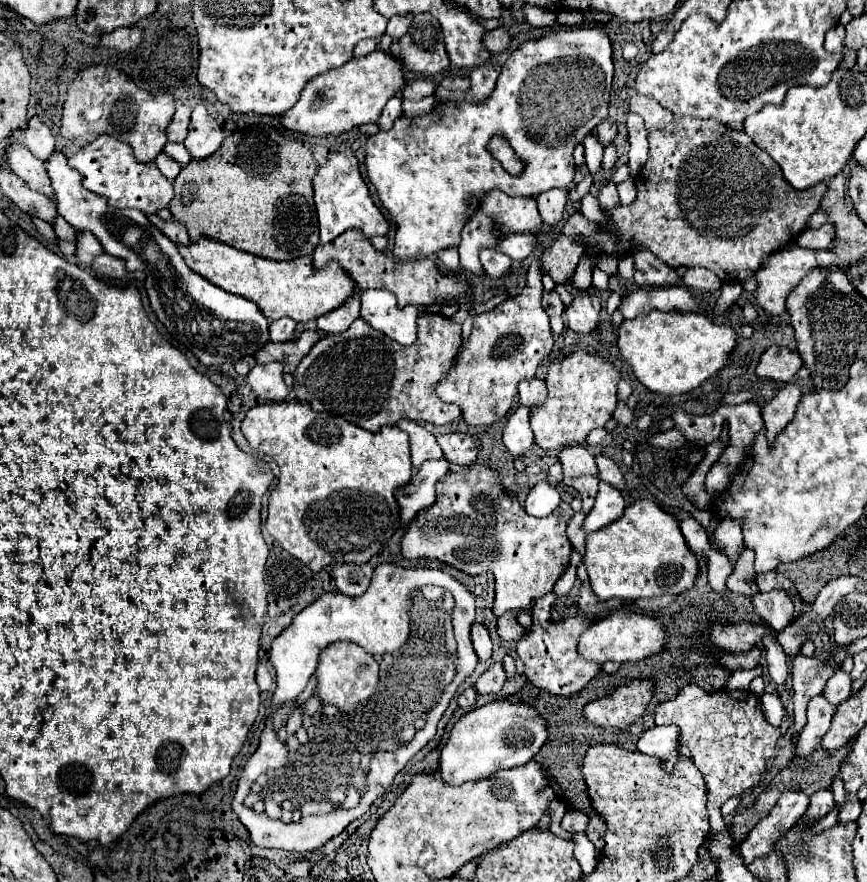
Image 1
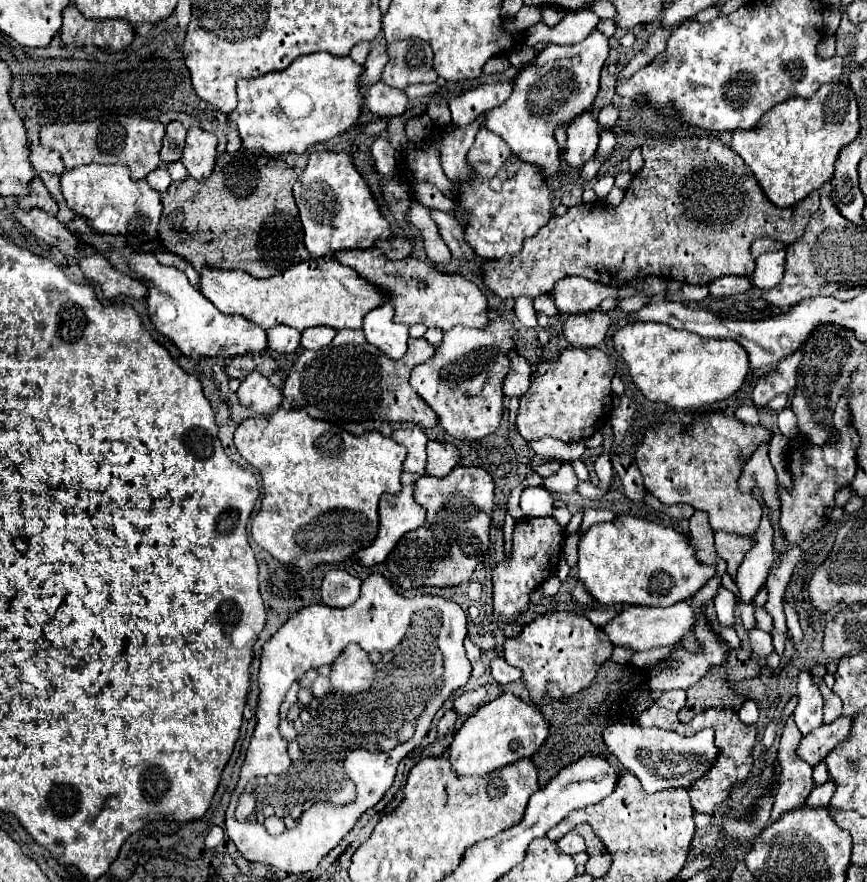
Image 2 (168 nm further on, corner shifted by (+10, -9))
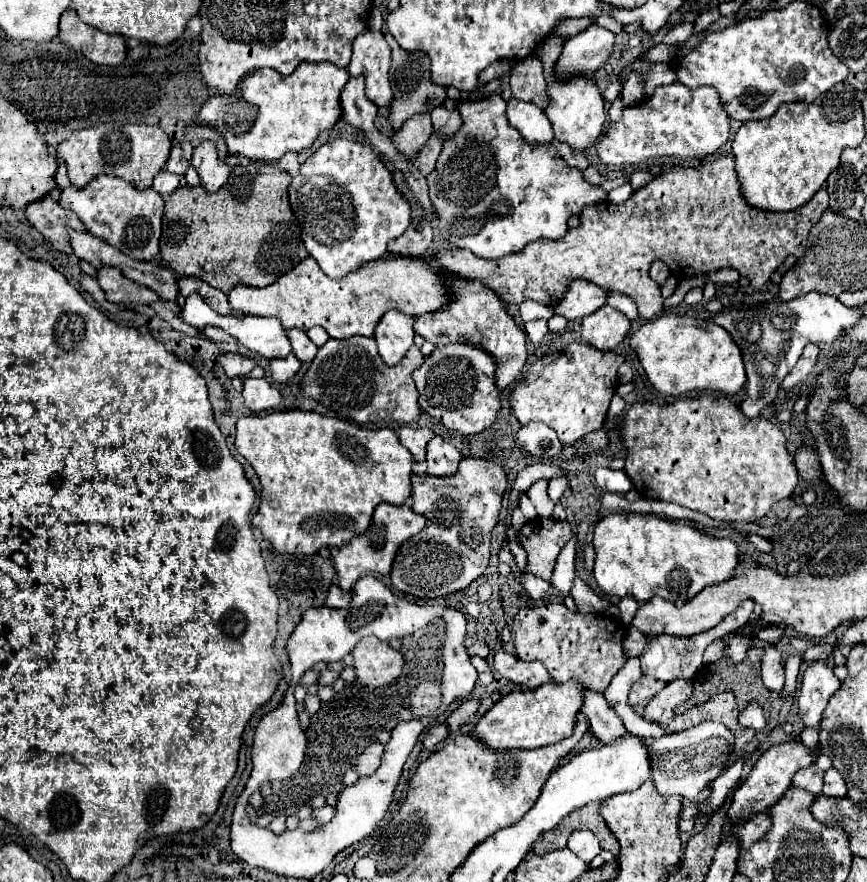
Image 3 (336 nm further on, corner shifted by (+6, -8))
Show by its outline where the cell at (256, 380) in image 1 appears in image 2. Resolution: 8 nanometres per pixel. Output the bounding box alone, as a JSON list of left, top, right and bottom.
[237,372,283,414]

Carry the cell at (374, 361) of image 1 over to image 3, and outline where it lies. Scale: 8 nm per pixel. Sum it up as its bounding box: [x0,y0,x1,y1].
[303,337,423,423]

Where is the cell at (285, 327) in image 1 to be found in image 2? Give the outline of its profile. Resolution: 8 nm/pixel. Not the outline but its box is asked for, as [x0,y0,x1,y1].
[267,326,301,354]

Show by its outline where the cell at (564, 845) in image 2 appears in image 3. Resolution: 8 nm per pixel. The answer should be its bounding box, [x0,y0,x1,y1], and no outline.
[567,831,601,863]

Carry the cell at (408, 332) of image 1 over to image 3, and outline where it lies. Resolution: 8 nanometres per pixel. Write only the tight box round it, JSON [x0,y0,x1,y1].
[375,309,415,367]

